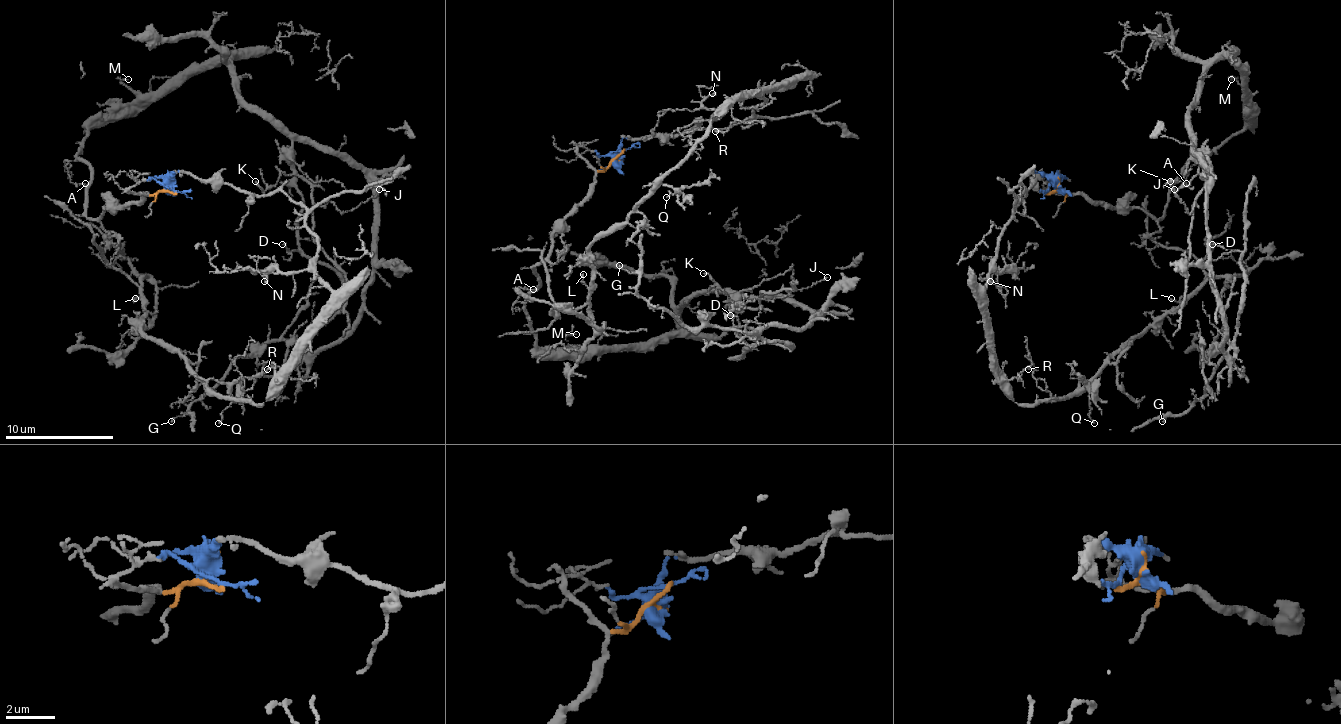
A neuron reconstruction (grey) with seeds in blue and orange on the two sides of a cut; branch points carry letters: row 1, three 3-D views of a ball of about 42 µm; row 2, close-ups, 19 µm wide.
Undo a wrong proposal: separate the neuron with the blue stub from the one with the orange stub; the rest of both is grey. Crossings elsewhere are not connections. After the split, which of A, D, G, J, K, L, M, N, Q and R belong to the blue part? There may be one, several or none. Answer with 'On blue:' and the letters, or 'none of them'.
On blue: L, N, Q, R

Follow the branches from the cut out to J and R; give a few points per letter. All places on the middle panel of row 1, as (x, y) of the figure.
J: (623, 149), (536, 263), (525, 314), (539, 349), (636, 349), (679, 328), (696, 295), (750, 309), (828, 276)
R: (623, 149), (625, 139), (731, 128), (779, 87), (744, 93), (731, 109), (733, 122), (714, 131)

